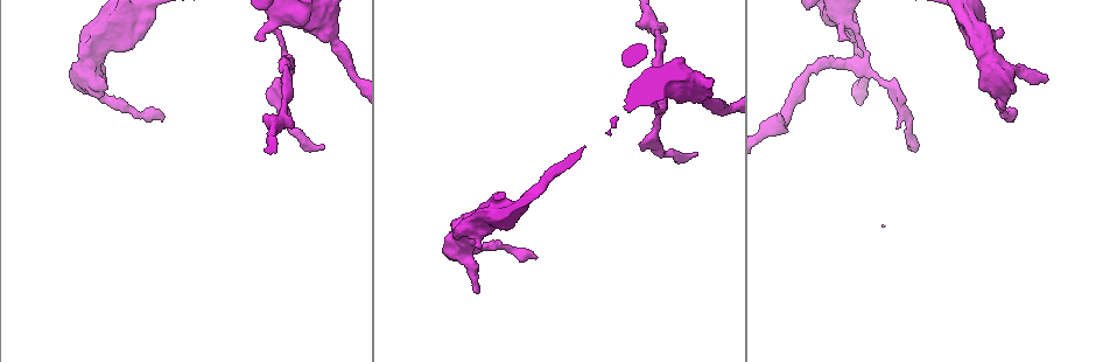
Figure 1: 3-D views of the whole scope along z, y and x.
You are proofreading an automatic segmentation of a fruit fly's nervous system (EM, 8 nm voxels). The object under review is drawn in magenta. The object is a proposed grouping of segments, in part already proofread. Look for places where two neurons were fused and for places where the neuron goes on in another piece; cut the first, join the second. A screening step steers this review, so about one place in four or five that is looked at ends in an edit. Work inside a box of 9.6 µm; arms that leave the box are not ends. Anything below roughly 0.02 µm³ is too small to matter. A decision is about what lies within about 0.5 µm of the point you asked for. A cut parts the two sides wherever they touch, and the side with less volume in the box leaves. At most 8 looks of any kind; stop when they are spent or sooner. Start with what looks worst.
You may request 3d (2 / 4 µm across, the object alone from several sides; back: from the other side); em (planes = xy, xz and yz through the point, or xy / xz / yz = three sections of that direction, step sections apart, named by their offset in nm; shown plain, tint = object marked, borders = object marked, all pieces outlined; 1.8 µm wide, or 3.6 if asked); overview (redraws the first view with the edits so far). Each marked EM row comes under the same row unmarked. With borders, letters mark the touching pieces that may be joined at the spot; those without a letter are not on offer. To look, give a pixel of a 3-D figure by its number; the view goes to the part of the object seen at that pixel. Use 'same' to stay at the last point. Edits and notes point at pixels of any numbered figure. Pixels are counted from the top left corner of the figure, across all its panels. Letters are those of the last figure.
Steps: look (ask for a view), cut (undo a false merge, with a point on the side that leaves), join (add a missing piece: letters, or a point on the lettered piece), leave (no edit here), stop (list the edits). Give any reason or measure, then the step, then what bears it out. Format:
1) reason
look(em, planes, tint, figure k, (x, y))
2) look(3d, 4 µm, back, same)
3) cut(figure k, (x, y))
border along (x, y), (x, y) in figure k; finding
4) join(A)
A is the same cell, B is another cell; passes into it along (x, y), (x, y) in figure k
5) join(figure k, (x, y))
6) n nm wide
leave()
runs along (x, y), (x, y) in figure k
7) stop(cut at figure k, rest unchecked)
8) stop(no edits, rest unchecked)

long arm stops here
look(3d, 4 µm, back, figure 1, (697, 153))

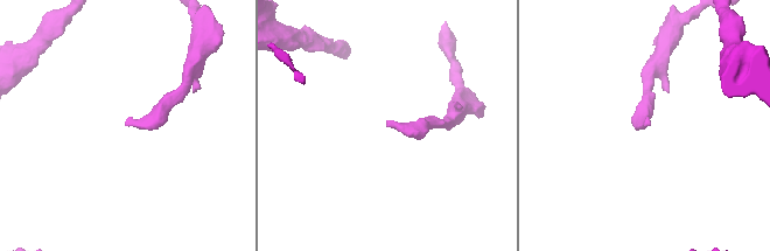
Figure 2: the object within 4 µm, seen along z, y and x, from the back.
now the EM
look(em, planes, tint, figure 2, (647, 122))

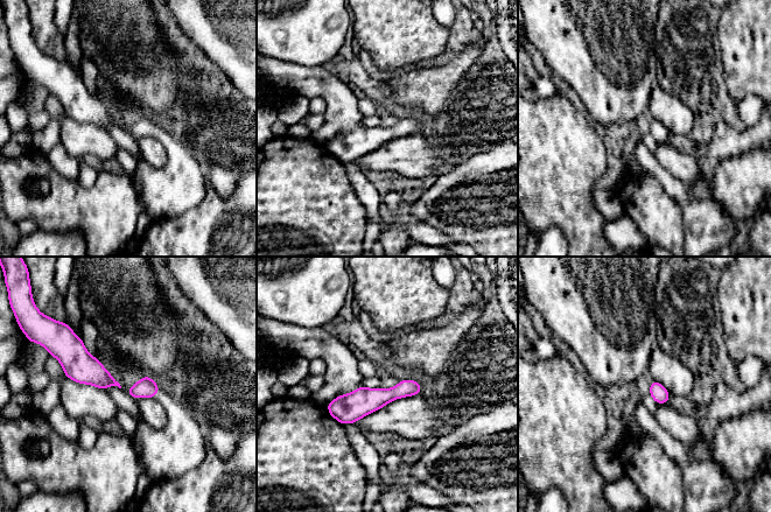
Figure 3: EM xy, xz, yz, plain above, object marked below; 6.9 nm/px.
look(em, planes, borders, same)

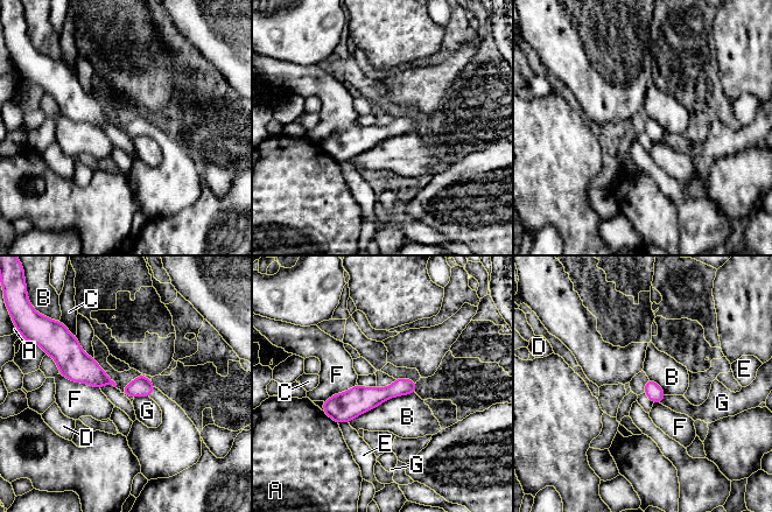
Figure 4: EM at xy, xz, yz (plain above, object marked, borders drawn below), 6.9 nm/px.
110 nm wide
leave()
A, B, C, D, E, F and G are other cells; runs along (413, 385), (344, 407), (325, 407) in figure 4; none of them fits

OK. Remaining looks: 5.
branch stops here
look(3d, 4 µm, figure 1, (1045, 81))

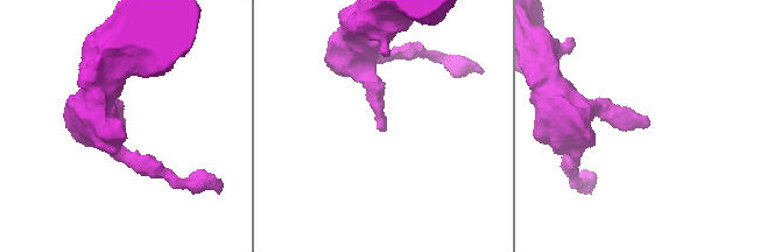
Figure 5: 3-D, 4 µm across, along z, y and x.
now the EM
look(em, planes, borders, figure 5, (382, 131))

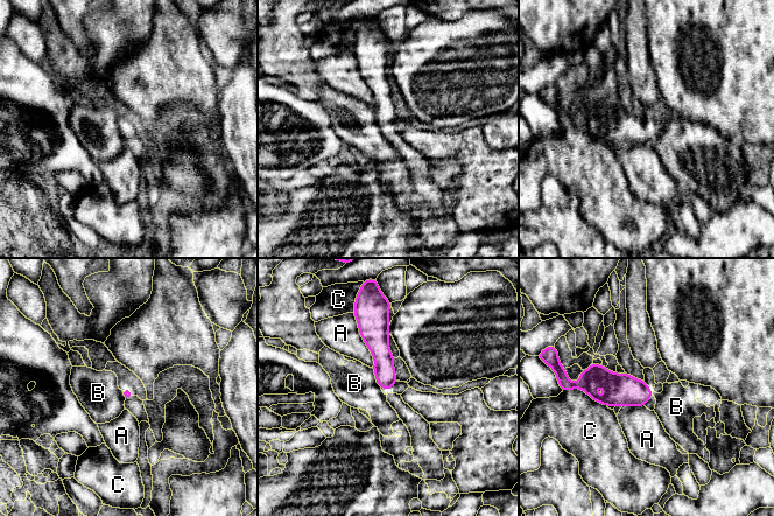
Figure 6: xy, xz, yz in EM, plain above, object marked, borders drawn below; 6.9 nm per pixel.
leave()
A, B and C are other cells; border along (371, 368), (375, 383), (380, 388) in figure 6; no lettered piece goes on from it

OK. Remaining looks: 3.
branch stops here
look(3d, 2 µm, figure 1, (161, 121))

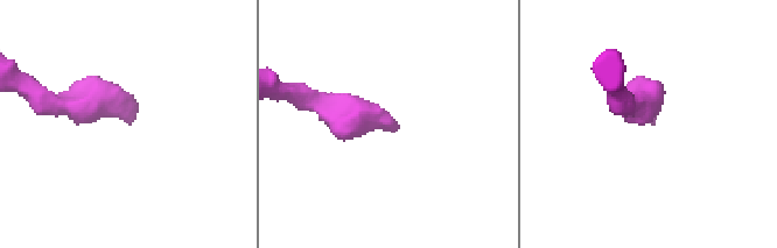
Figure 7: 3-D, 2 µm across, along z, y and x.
look(em, yz, step 16, tint, figure 7, (395, 129))

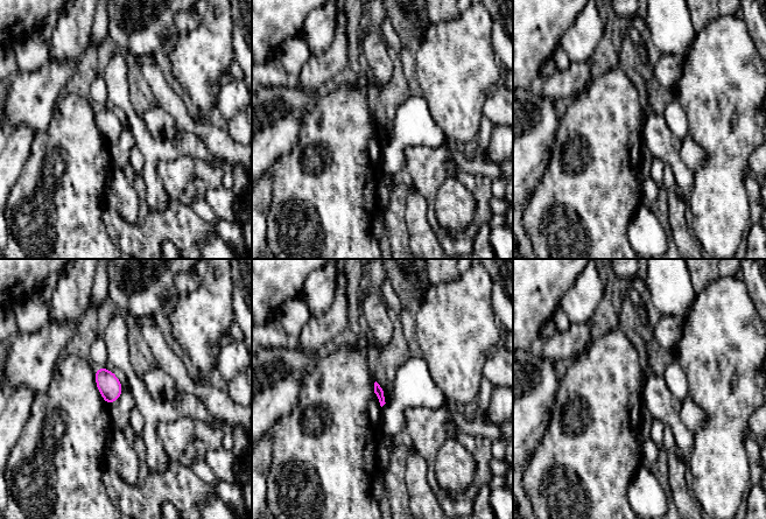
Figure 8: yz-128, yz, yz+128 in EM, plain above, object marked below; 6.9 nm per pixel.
another direction
look(em, planes, borders, same)

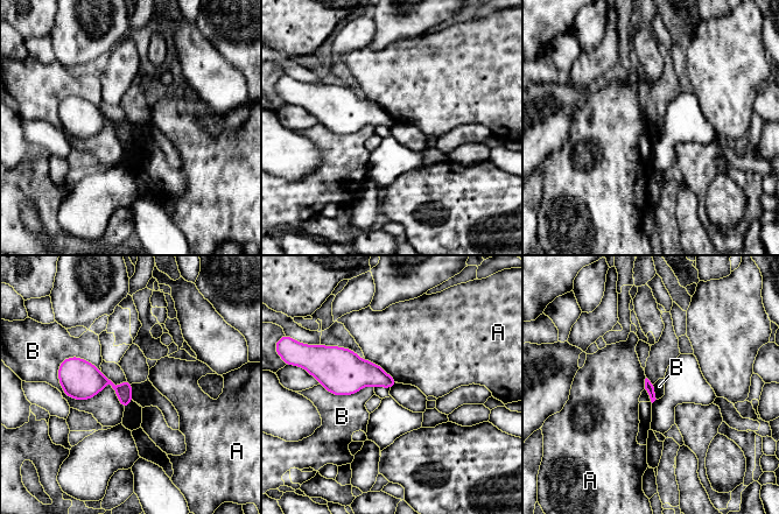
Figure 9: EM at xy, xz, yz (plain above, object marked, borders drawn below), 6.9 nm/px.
B touches over 550 nm
leave()
A and B are other cells; border along (58, 364), (124, 408) in figure 9; no lettered piece goes on from it

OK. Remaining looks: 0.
stop(no edits, rest unchecked)

